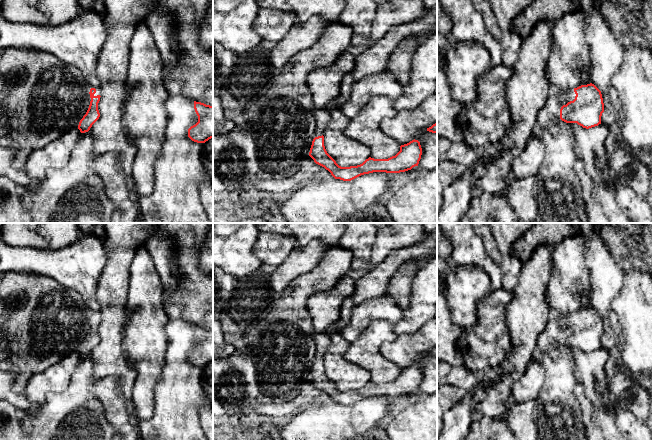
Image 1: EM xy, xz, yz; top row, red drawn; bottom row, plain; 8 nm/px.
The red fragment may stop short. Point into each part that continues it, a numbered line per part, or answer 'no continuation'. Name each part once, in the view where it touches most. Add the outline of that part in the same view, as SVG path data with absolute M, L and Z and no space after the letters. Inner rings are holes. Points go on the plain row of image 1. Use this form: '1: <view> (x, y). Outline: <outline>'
1: yz (551, 333). Outline: M574 313L552 316L547 322L545 329L538 336L530 362L540 362L544 353L548 353L552 358L557 359L560 356L560 352L552 343L561 344L561 331L573 325L575 320Z

